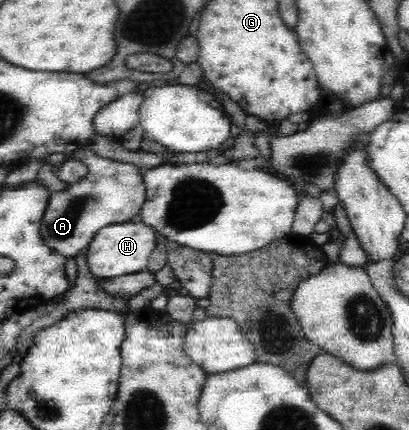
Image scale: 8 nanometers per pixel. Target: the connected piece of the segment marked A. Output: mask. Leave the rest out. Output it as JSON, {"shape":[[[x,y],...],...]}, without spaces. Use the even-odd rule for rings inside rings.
{"shape":[[[88,147],[77,149],[70,159],[83,163],[89,171],[79,183],[70,184],[68,190],[49,195],[39,229],[45,245],[64,258],[73,258],[86,248],[101,227],[129,222],[140,213],[146,199],[142,172],[135,165],[101,158]]]}

